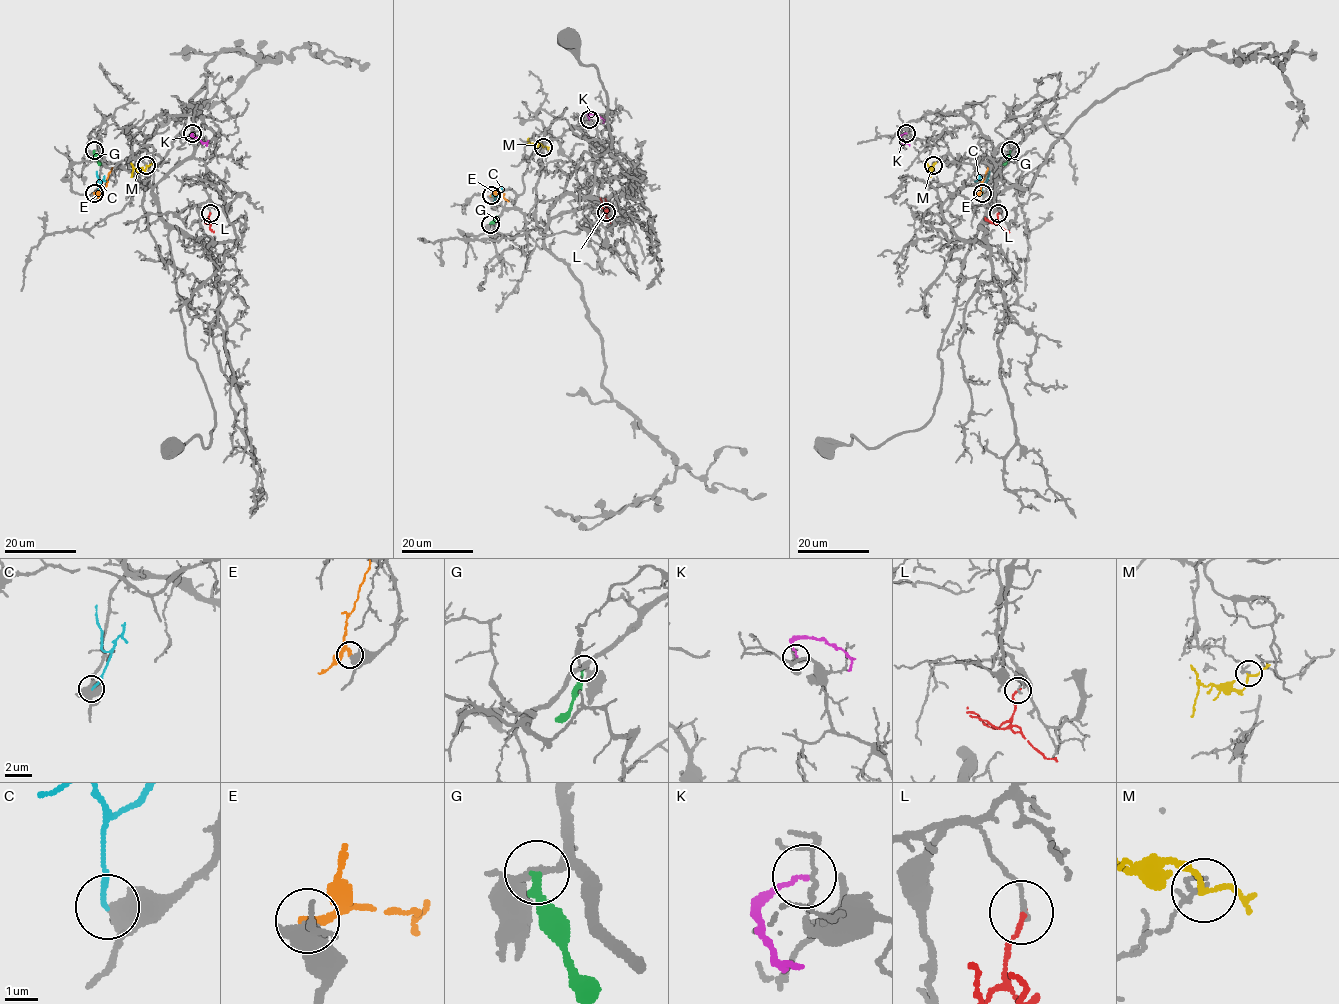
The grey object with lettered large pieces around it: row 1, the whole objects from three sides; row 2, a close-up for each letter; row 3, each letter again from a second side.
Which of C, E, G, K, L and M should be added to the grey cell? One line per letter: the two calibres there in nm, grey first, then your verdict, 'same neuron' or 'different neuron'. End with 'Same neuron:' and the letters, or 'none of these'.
C: 420 nm thick on the grey side, 130 nm on the other; different neuron
E: 500 nm thick on the grey side, 280 nm on the other; different neuron
G: 280 nm thick on the grey side, 220 nm on the other; different neuron
K: 80 nm thick on the grey side, 130 nm on the other; different neuron
L: 130 nm thick on the grey side, 130 nm on the other; different neuron
M: 100 nm thick on the grey side, 140 nm on the other; different neuron
Same neuron: none of these

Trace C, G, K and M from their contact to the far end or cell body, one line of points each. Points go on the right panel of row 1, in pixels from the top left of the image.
C: (982, 194), (981, 185), (988, 171)
G: (1010, 151), (1003, 165)
K: (906, 133), (901, 140), (910, 145)
M: (933, 165), (929, 177)

